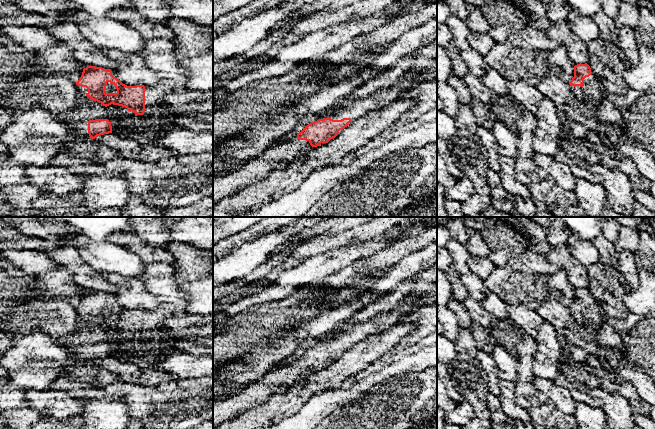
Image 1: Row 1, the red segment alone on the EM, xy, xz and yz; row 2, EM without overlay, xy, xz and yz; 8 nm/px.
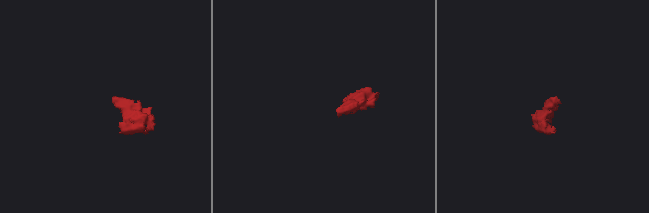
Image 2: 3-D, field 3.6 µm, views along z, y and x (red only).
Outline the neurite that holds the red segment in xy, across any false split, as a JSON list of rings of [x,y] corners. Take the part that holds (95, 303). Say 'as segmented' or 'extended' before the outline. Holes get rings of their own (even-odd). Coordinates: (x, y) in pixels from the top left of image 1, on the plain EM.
extended | [[[87,290],[75,312],[105,331],[114,328],[125,331],[136,339],[143,339],[145,336],[145,310],[123,308],[114,292]]]

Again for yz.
extended | [[[577,288],[574,290],[574,301],[569,306],[571,315],[577,320],[588,320],[592,315],[590,303],[593,301],[590,290],[585,288]]]

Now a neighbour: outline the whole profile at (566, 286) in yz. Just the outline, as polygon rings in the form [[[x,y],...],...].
[[[562,269],[547,276],[550,298],[565,306],[570,306],[574,301],[574,286],[568,281],[566,272]]]

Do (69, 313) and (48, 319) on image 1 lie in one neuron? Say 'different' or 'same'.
same

